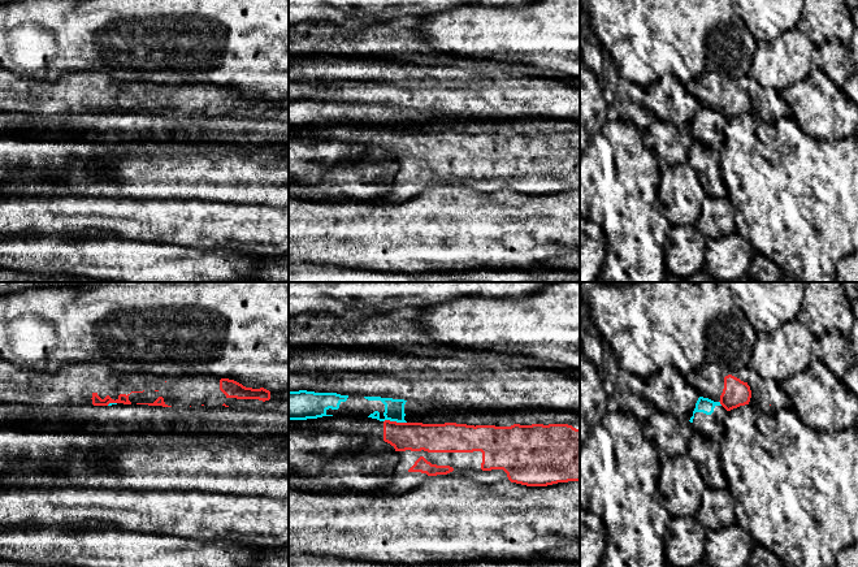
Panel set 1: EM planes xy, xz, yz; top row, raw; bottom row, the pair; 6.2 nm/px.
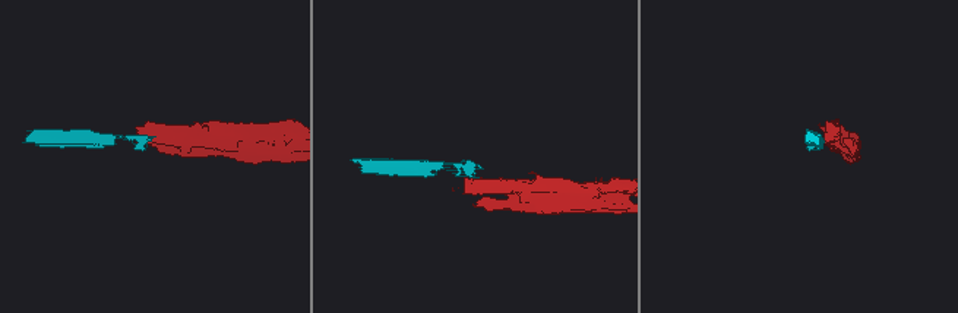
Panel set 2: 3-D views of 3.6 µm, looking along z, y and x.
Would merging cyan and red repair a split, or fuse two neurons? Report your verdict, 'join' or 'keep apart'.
keep apart

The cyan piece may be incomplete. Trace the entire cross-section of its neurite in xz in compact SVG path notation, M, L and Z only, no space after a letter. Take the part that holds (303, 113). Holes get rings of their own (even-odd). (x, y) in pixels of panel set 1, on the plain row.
M307 99L289 100L289 129L307 129L333 124L351 124L358 126L372 126L380 130L390 129L396 131L417 131L417 126L430 121L499 121L506 118L488 118L468 114L447 114L441 112L421 112L404 108L381 107L381 105L355 105L341 104L337 101L315 101Z

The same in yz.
M699 105L690 126L694 142L701 142L715 150L720 150L724 142L724 129L728 120L708 107Z

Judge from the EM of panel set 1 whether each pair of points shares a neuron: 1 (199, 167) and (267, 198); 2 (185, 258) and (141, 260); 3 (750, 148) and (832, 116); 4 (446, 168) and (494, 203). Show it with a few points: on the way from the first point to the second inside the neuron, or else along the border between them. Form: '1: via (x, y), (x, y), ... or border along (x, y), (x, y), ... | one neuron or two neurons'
1: via (217, 167), (242, 167), (255, 180) | one neuron
2: via (174, 260), (151, 260) | one neuron
3: border along (791, 116), (813, 137), (831, 139) | two neurons
4: border along (447, 182), (488, 193), (508, 190) | two neurons

